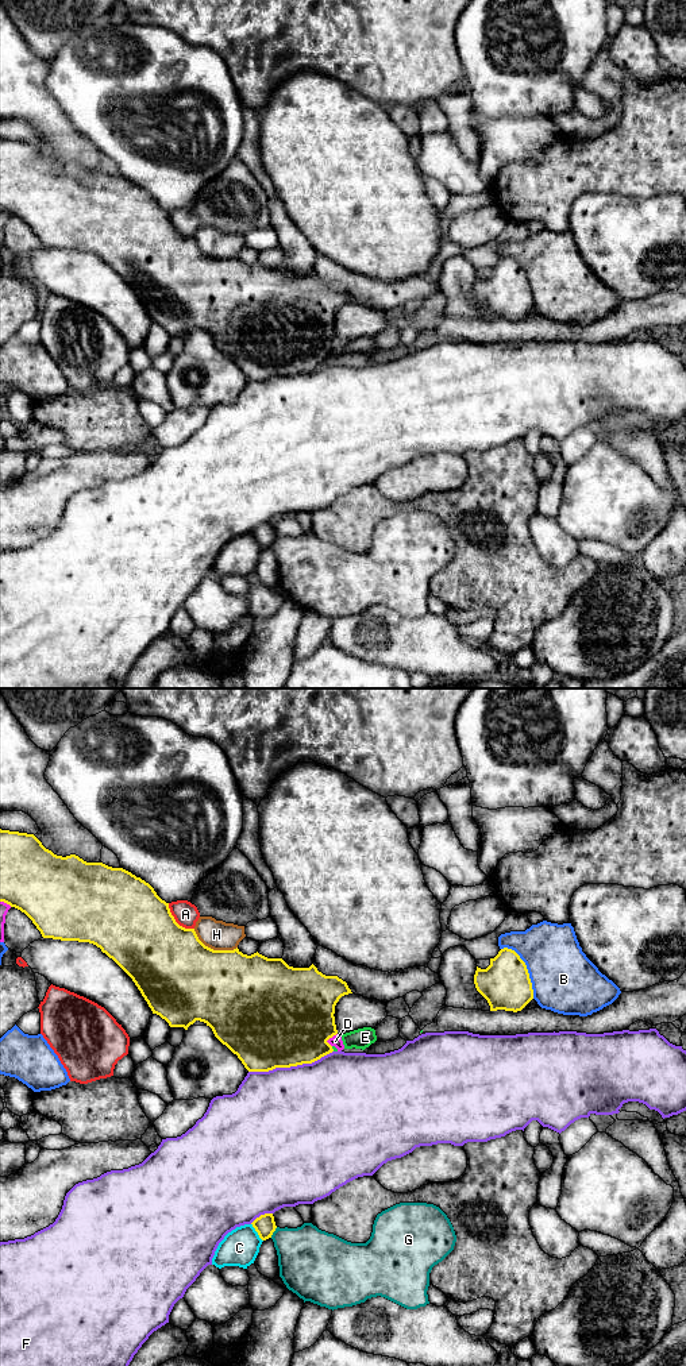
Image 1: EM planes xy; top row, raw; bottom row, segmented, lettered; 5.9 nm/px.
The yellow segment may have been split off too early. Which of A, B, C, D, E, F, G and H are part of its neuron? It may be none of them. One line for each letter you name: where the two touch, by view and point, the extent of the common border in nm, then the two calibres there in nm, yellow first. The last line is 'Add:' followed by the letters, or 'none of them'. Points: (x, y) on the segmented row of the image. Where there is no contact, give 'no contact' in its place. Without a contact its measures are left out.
Add: none of them

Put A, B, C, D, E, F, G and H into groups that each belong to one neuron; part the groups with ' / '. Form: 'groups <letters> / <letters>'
groups A / B / C / D E / F / G / H

